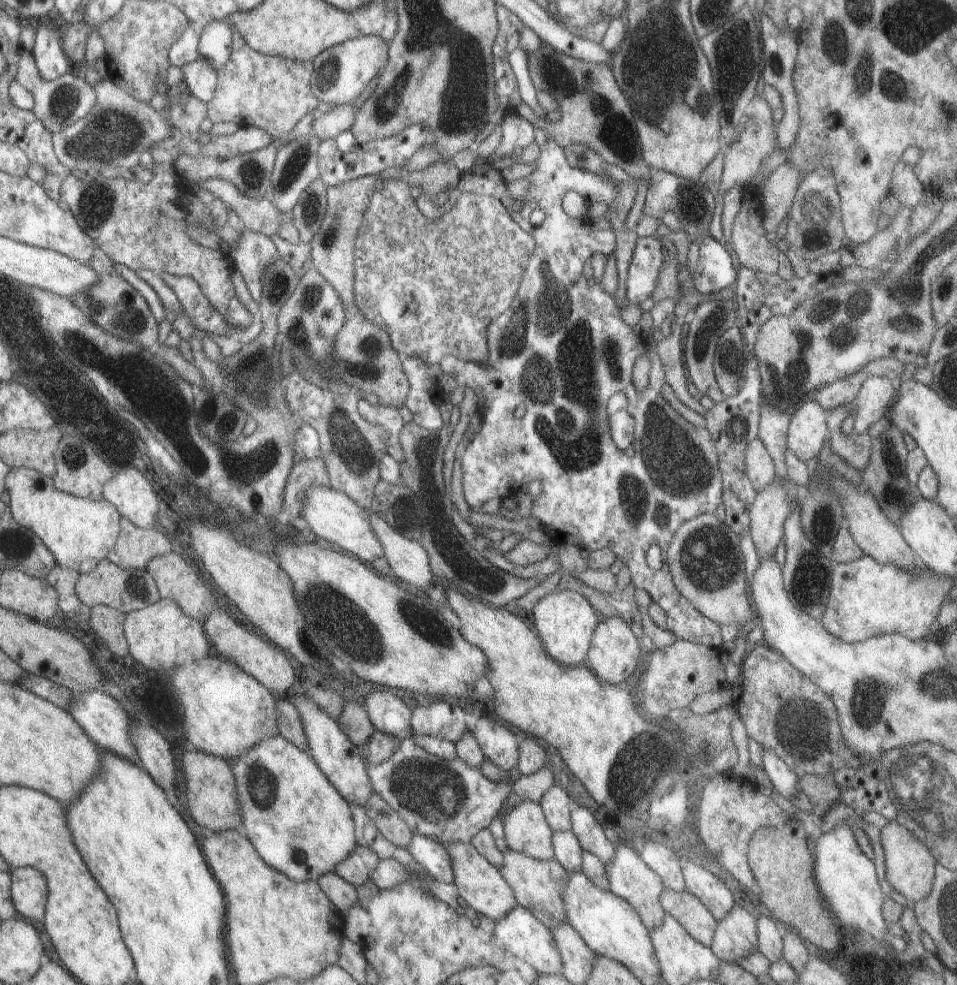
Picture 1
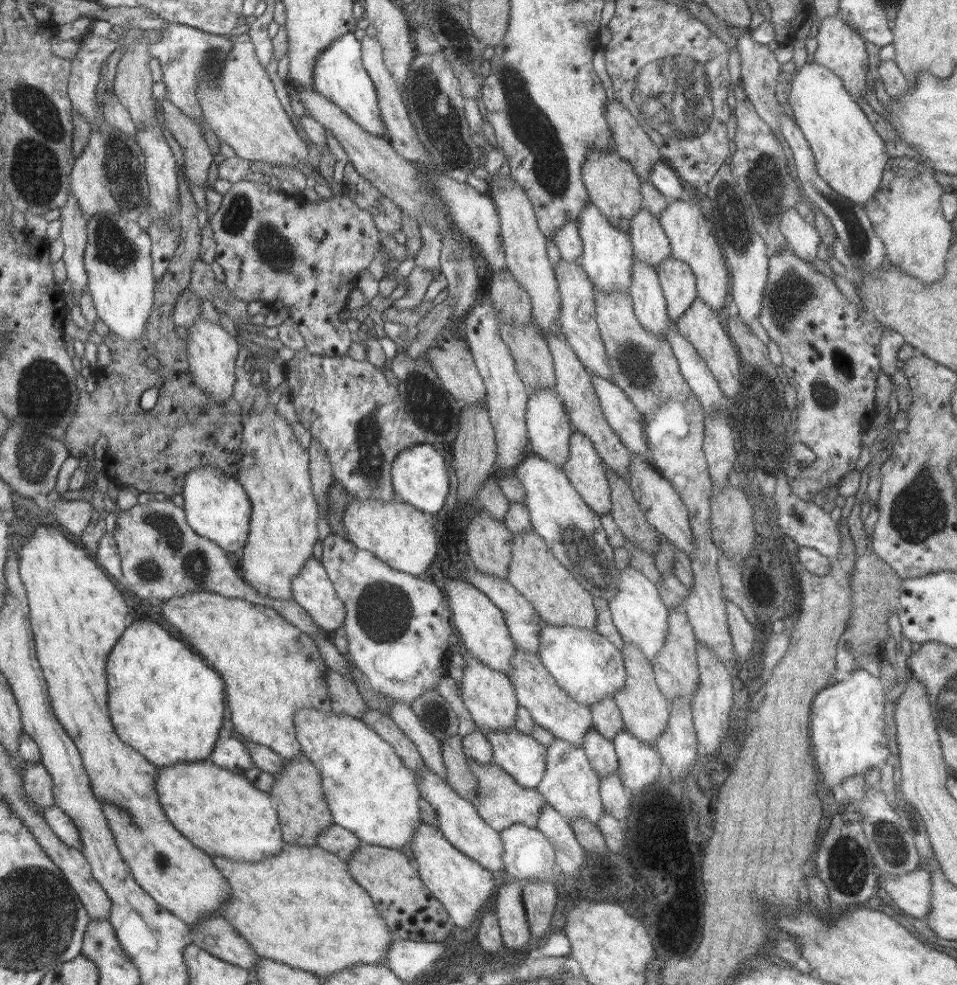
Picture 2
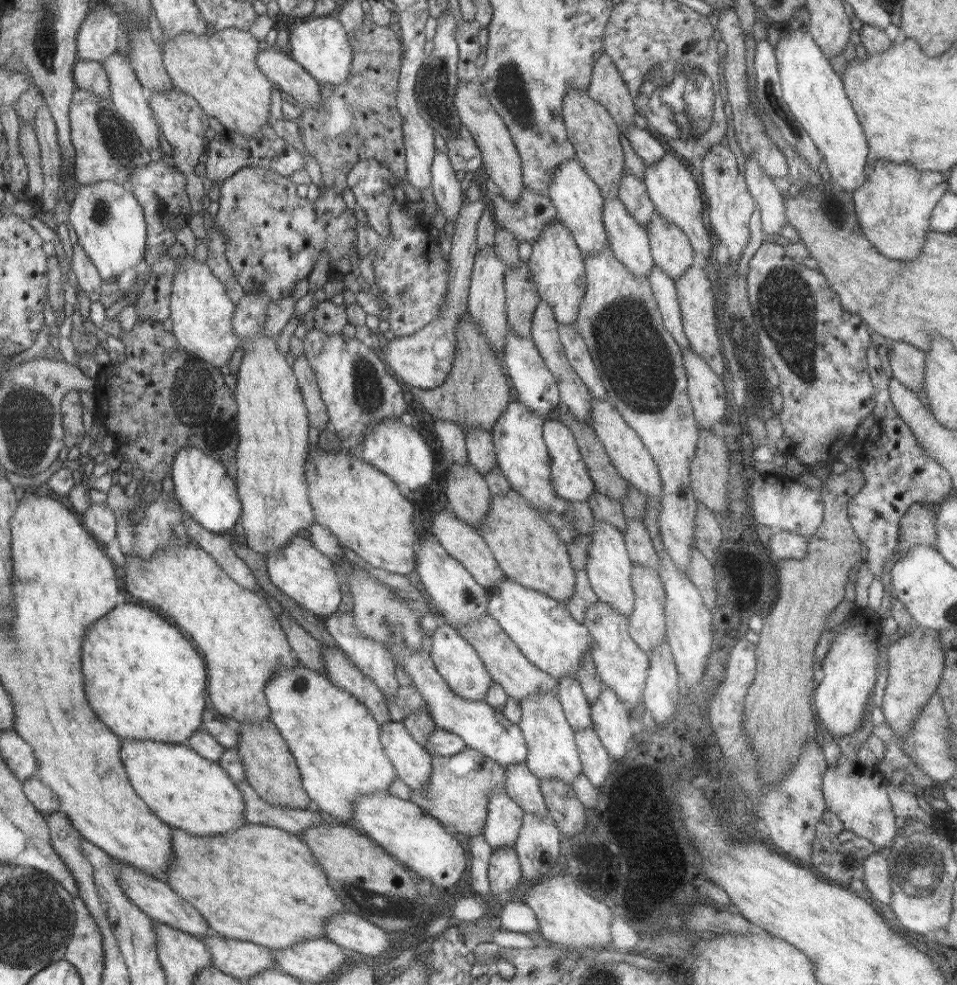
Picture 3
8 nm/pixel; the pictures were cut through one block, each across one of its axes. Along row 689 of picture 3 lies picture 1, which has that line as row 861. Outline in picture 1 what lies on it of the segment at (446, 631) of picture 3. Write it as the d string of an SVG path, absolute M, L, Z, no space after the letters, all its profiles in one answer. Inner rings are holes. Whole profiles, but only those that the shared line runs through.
M449 844L445 846L449 856L451 856L451 864L453 864L453 872L455 872L455 886L459 890L459 898L463 898L463 906L467 906L467 910L473 916L485 914L487 918L491 918L493 922L503 920L515 906L515 894L511 890L511 886L507 884L507 880L503 878L501 870L497 866L493 866L487 858L483 858L473 844Z

